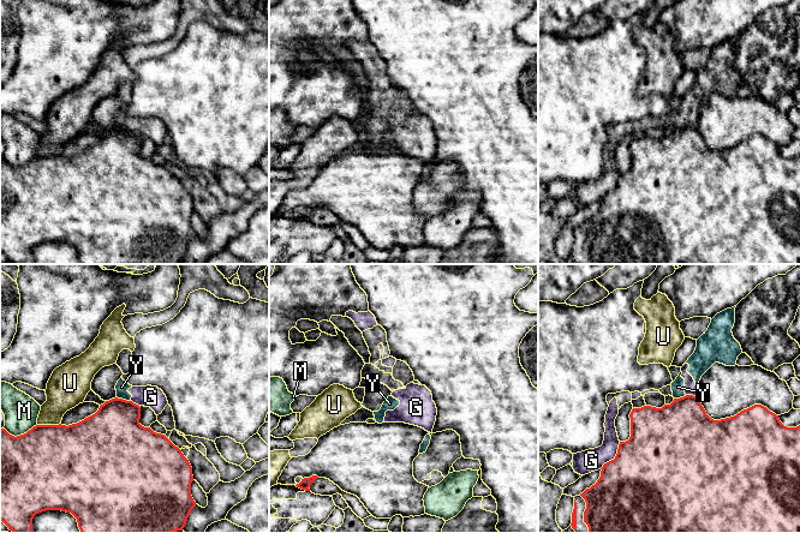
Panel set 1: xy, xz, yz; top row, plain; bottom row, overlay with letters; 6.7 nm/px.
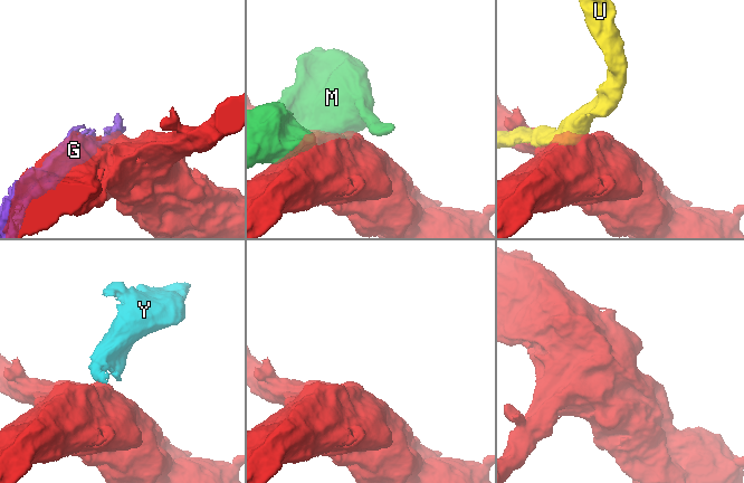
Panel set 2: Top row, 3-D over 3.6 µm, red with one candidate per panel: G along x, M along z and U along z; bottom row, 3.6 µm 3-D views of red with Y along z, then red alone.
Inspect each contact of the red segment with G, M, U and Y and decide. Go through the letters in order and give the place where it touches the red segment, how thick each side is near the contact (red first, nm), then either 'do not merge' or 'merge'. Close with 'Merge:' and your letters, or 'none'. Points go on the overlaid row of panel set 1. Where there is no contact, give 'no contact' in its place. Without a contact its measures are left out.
G: meets red in yz at (615, 457); 500 nm thick on the red side, 150 nm on the other; do not merge
M: meets red in xy at (21, 435); 500 nm thick on the red side, 220 nm on the other; do not merge
U: meets red in xy at (48, 425); 500 nm thick on the red side, 240 nm on the other; do not merge
Y: meets red in xy at (124, 400); 380 nm thick on the red side, 90 nm on the other; do not merge
Merge: none

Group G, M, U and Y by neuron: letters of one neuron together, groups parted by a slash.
G Y / M / U

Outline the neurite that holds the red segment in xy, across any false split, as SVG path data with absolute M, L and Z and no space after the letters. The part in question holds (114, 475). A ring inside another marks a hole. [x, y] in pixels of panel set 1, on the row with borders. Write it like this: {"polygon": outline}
{"polygon": "M112 399L100 406L98 411L84 420L72 425L36 425L26 433L12 436L5 429L0 430L0 521L13 533L31 533L32 519L46 510L71 513L78 522L82 533L173 533L183 531L196 502L191 496L193 481L192 467L181 450L165 435L154 432L139 424L141 407L132 401Z"}

